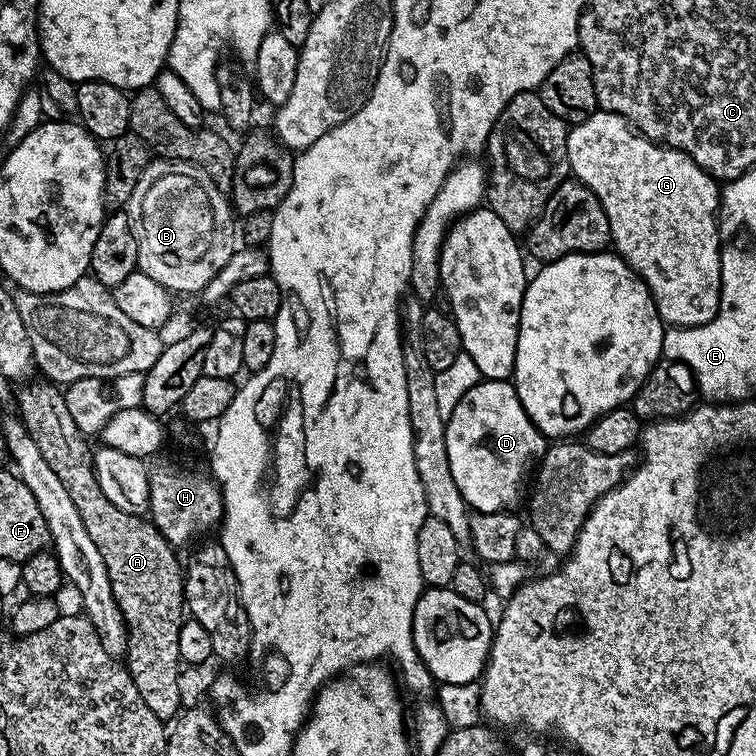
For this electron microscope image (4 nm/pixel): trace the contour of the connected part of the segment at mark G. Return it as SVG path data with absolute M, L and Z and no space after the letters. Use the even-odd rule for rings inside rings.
M597 110L581 124L568 129L568 166L571 175L586 185L602 202L610 222L610 244L644 280L660 319L673 328L697 328L718 314L720 305L720 210L721 185L677 148L655 144L640 135L623 116Z

